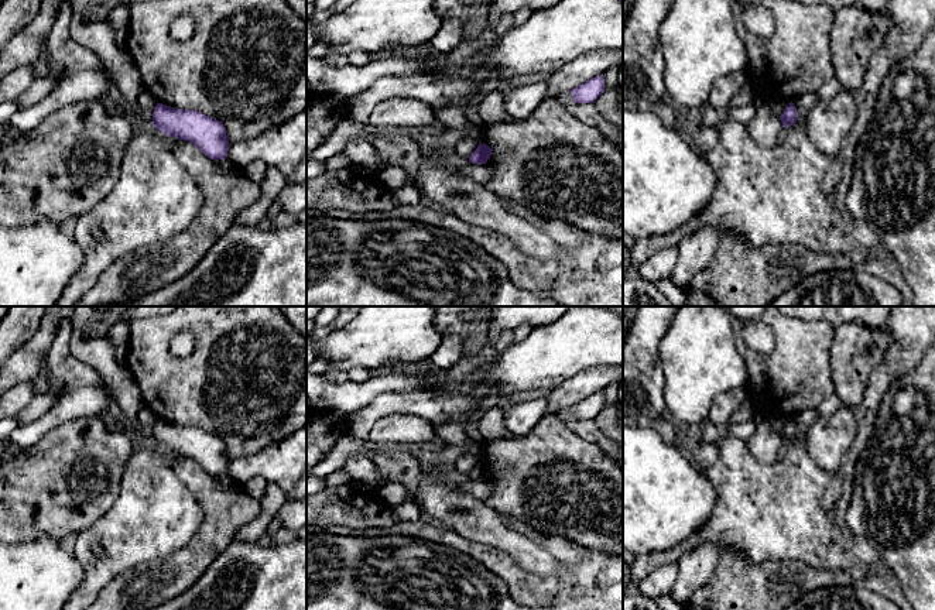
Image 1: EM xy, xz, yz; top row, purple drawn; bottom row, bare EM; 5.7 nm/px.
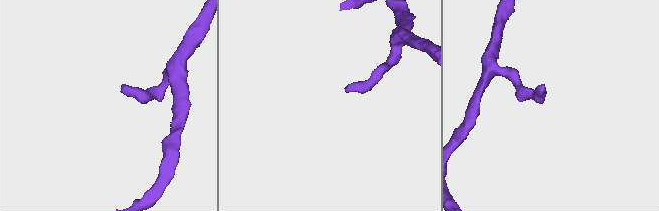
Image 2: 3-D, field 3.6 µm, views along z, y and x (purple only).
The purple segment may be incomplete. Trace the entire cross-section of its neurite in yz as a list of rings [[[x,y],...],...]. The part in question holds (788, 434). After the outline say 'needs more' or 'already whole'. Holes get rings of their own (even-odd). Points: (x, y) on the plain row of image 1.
[[[791,418],[784,429],[780,432],[780,436],[782,439],[784,443],[790,443],[792,442],[794,439],[797,439],[797,433],[798,433],[798,428],[797,428],[797,424],[794,422],[794,419]]]; already whole

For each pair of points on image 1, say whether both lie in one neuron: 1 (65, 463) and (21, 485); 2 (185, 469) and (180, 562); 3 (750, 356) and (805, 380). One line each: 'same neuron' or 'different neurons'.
1: same neuron
2: same neuron
3: same neuron

